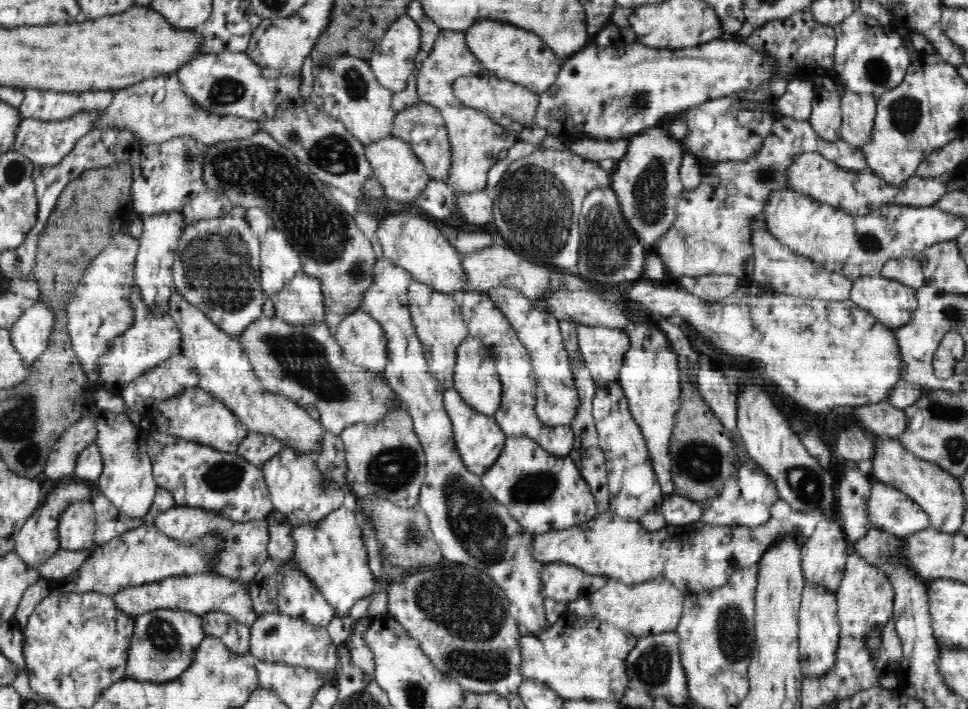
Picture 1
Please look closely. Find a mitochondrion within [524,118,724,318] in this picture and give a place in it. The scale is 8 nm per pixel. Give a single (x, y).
(602, 250)

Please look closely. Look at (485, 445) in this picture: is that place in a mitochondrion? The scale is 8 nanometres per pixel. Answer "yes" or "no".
no

